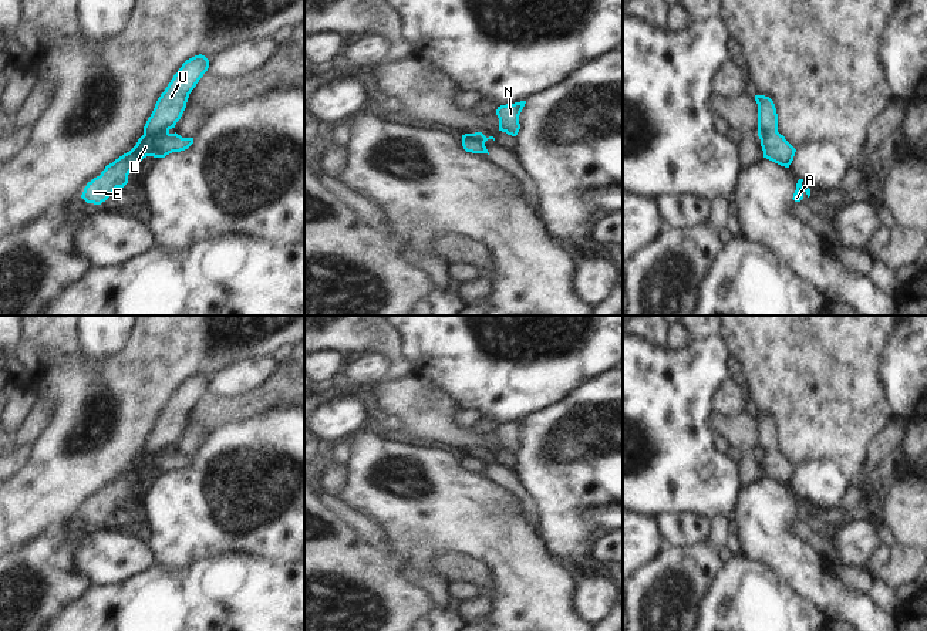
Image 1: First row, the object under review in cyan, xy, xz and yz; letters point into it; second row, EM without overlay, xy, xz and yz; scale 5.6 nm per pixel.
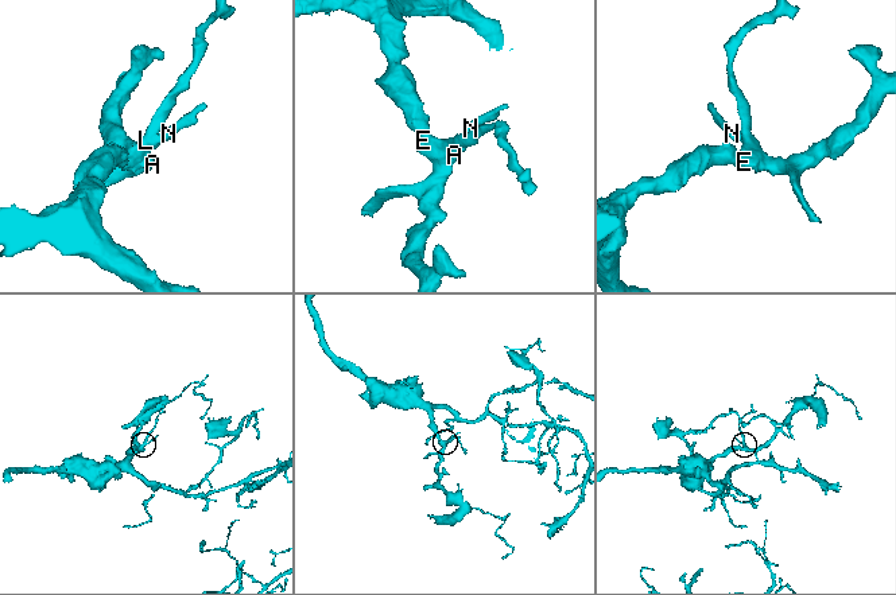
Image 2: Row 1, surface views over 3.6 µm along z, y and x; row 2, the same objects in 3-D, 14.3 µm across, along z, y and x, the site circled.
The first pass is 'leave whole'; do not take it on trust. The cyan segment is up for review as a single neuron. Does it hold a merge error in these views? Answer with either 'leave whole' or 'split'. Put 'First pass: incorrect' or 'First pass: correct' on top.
First pass: correct
leave whole

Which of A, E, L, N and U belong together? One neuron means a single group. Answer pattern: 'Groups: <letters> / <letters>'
Groups: A E L N U

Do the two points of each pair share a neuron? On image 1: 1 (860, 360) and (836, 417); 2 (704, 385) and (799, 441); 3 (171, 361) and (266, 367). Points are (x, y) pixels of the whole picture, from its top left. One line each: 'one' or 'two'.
1: one
2: two
3: two

